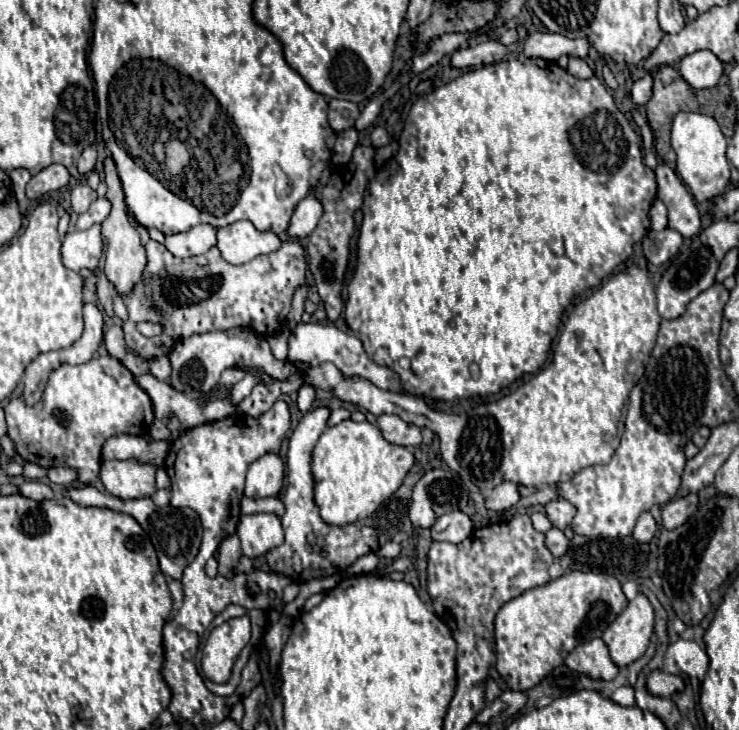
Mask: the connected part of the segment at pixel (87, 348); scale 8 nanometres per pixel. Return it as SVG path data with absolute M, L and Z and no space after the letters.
M87 303L83 307L83 321L85 321L85 331L79 341L75 341L71 347L65 347L59 351L49 351L51 367L57 367L61 363L81 365L81 363L87 363L89 359L93 359L95 351L99 349L99 345L103 341L103 315L93 303Z

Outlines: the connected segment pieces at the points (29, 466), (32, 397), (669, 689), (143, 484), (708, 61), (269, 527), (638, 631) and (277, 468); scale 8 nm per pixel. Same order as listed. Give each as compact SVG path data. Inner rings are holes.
M25 463L25 467L23 467L23 477L25 479L43 479L45 473L47 471L43 467L35 465L35 463Z
M35 359L27 365L25 369L25 391L23 391L23 399L27 401L27 405L35 405L41 395L43 395L43 389L45 389L45 383L47 383L47 377L49 377L49 371L51 367L41 361L41 359Z
M655 669L647 675L647 683L645 683L647 691L655 697L671 697L673 693L683 689L683 681L677 675L665 673L661 669Z
M107 459L101 463L99 477L103 487L119 499L143 499L157 491L155 467L137 461Z
M697 51L681 59L679 71L693 89L715 87L723 75L723 63L711 51Z
M255 513L243 515L237 525L237 535L247 557L259 557L271 547L283 543L281 519L275 513Z
M639 593L633 601L627 603L627 609L605 629L603 641L609 647L611 659L623 667L639 659L653 633L653 607L649 599Z
M265 453L247 471L245 495L247 497L277 495L283 487L283 477L285 477L283 459L275 453Z

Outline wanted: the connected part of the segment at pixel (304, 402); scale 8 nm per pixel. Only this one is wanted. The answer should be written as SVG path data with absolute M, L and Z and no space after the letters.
M303 385L299 389L299 397L297 397L297 407L301 413L307 413L313 405L313 399L315 399L315 389L311 385Z

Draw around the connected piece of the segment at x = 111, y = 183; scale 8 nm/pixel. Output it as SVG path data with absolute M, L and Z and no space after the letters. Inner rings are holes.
M111 157L105 159L105 183L107 183L107 199L111 201L113 209L111 215L103 221L101 231L103 237L107 239L107 253L105 253L105 275L109 279L109 283L115 287L115 291L121 297L127 297L127 293L131 293L131 289L141 281L143 277L143 269L145 269L145 249L141 245L139 233L137 229L131 225L129 215L127 215L127 205L125 205L125 197L123 197L123 187L119 181L119 175L115 171L115 163Z

